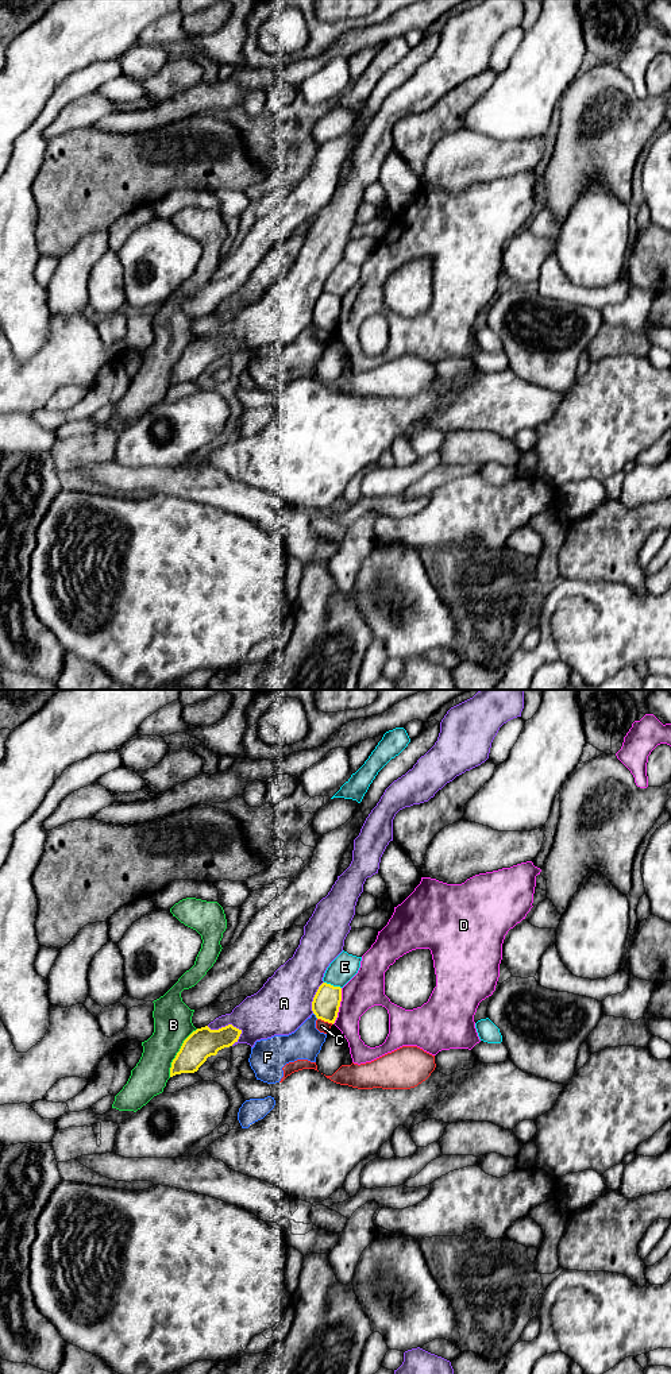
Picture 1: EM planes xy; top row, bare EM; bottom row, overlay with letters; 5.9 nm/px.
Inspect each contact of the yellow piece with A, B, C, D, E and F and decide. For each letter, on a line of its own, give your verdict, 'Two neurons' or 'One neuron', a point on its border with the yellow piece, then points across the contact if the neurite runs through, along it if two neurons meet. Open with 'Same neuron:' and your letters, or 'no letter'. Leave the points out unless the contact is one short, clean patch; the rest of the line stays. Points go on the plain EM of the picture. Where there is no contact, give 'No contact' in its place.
Same neuron: C
A: Two neurons. Touches yellow at xy (224, 336)
B: Two neurons. Touches yellow at xy (178, 361)
C: One neuron. Touches yellow at xy (326, 330). Path across: xy (326, 312), (326, 330), (321, 335)
D: Two neurons. Touches yellow at xy (339, 315)
E: Two neurons. Touches yellow at xy (332, 294)
F: Two neurons. Touches yellow at xy (315, 323)

